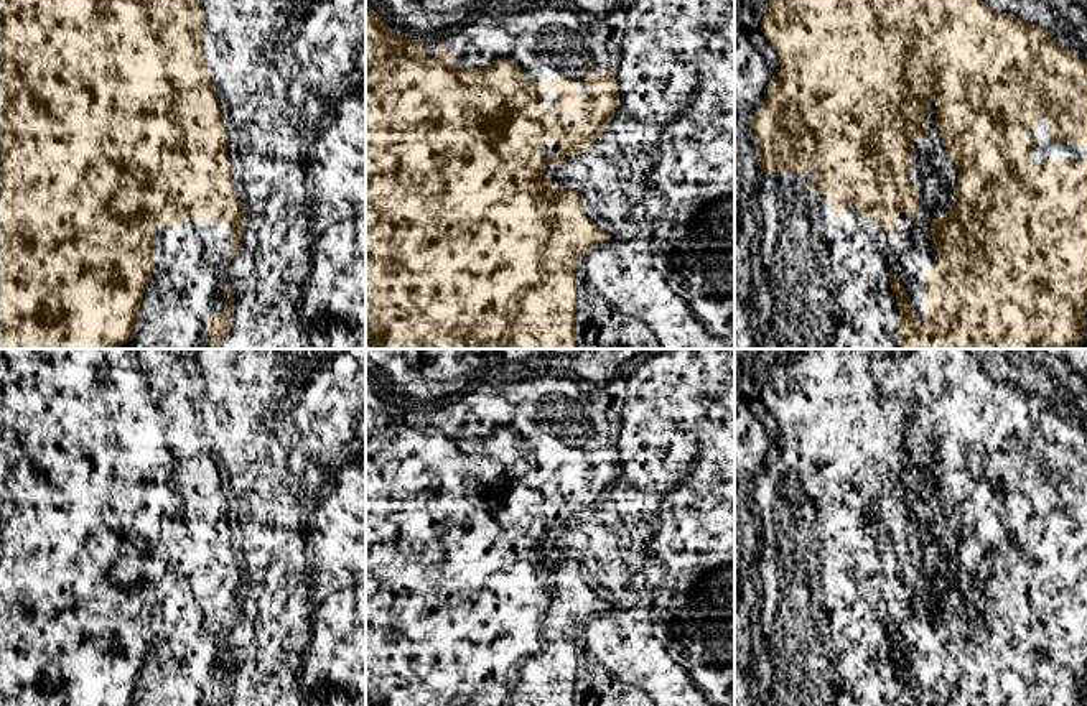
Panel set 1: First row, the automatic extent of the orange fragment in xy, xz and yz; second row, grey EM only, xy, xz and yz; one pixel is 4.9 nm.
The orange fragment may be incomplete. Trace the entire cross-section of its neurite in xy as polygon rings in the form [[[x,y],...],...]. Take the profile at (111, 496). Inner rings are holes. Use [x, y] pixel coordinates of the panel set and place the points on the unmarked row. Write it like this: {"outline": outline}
{"outline": [[[0,349],[0,706],[135,706],[142,667],[156,639],[155,602],[165,596],[180,596],[191,583],[191,589],[229,592],[232,596],[231,629],[236,625],[245,599],[245,584],[232,550],[227,525],[227,497],[221,472],[204,431],[203,416],[204,383],[198,362],[184,349]]]}

